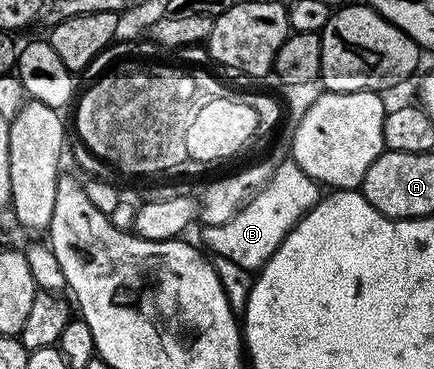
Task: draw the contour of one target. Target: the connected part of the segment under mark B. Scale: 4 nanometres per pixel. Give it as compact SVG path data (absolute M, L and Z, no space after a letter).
M291 158L282 159L277 163L270 182L252 199L230 222L222 222L222 226L207 226L204 231L203 247L213 257L221 256L236 262L238 266L249 270L259 270L271 258L274 250L282 246L286 234L296 227L296 223L305 216L317 200L321 199L322 188L316 181L311 180Z

